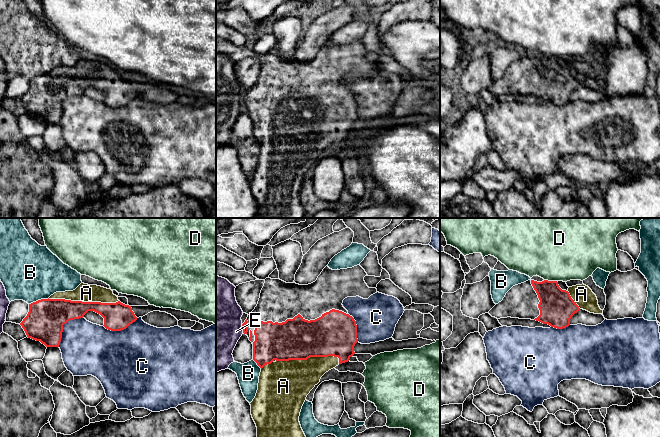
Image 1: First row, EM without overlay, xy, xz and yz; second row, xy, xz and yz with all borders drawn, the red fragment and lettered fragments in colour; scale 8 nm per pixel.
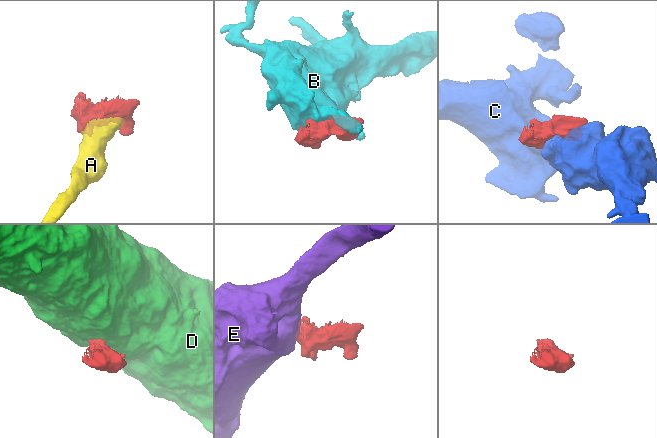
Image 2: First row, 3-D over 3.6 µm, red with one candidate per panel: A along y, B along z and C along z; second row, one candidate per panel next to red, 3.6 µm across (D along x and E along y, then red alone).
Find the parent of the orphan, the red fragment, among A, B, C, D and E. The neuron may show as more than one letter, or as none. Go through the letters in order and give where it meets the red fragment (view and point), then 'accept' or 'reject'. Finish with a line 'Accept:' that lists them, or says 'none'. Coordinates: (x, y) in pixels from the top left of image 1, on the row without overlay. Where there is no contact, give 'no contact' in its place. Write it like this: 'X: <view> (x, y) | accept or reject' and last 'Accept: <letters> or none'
A: xy (83, 78) | accept
B: xy (38, 76) | reject
C: xy (62, 102) | reject
D: yz (550, 57) | reject
E: xz (242, 104) | reject
Accept: A

